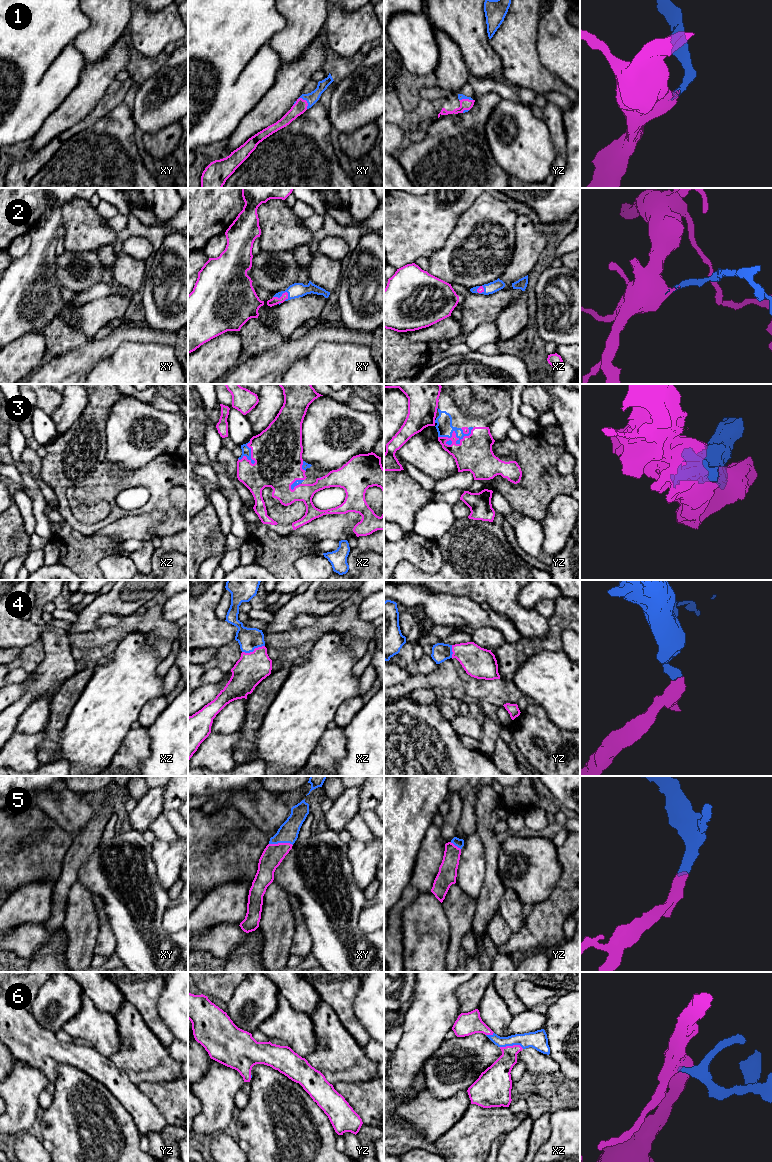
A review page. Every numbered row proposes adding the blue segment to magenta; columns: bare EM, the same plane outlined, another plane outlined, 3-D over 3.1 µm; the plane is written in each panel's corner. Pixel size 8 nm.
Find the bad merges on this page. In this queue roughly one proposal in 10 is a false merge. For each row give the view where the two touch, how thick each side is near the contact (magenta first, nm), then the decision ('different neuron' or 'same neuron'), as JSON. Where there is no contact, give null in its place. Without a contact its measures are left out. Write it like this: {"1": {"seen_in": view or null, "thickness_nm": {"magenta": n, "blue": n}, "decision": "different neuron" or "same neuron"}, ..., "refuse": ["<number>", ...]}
{"1": {"seen_in": "xy", "thickness_nm": {"magenta": 100, "blue": 90}, "decision": "same neuron"}, "2": {"seen_in": "xy", "thickness_nm": {"magenta": 60, "blue": 120}, "decision": "same neuron"}, "3": {"seen_in": "yz", "thickness_nm": {"magenta": 280, "blue": 130}, "decision": "same neuron"}, "4": {"seen_in": "xz", "thickness_nm": {"magenta": 240, "blue": 180}, "decision": "same neuron"}, "5": {"seen_in": "xy", "thickness_nm": {"magenta": 170, "blue": 160}, "decision": "same neuron"}, "6": {"seen_in": "xz", "thickness_nm": {"magenta": 180, "blue": 150}, "decision": "same neuron"}, "refuse": []}

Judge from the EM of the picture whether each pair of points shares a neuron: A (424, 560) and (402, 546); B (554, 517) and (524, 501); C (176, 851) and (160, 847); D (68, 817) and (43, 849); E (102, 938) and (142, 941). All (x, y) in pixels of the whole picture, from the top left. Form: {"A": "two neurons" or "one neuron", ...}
{"A": "one neuron", "B": "two neurons", "C": "one neuron", "D": "two neurons", "E": "two neurons"}

